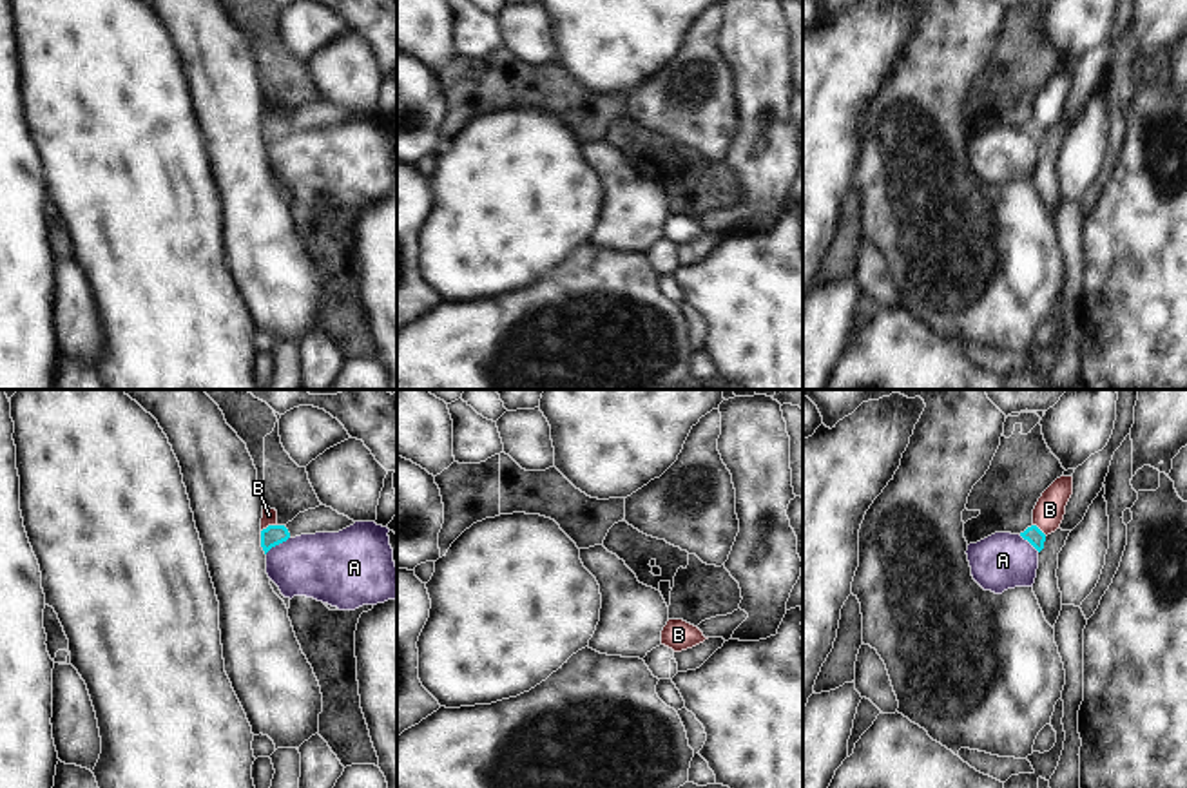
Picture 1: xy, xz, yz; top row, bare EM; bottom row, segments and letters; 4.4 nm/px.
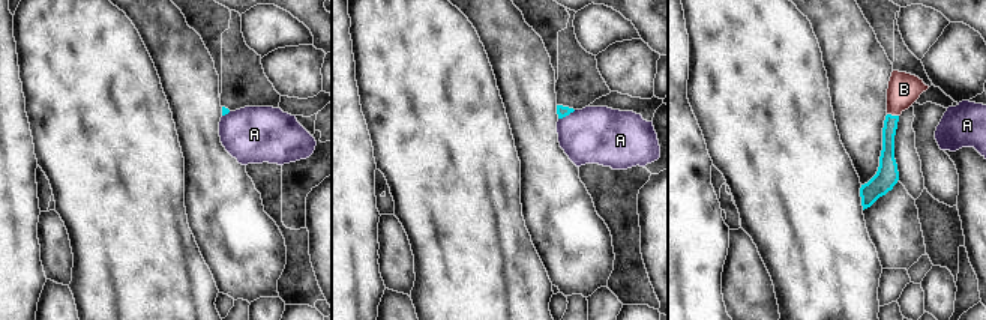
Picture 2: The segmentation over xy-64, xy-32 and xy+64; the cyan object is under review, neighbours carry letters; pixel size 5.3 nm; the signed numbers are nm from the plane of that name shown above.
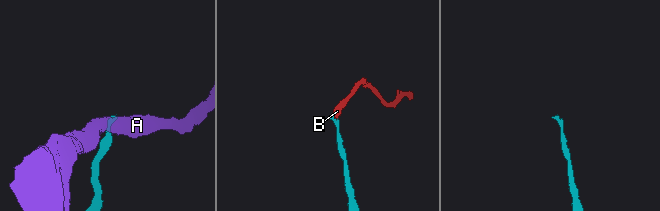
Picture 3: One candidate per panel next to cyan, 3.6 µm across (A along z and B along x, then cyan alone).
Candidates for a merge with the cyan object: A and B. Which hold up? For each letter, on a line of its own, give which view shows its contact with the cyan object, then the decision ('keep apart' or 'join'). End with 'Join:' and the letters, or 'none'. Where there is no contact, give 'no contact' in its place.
A: xy | keep apart
B: xy | join
Join: B

